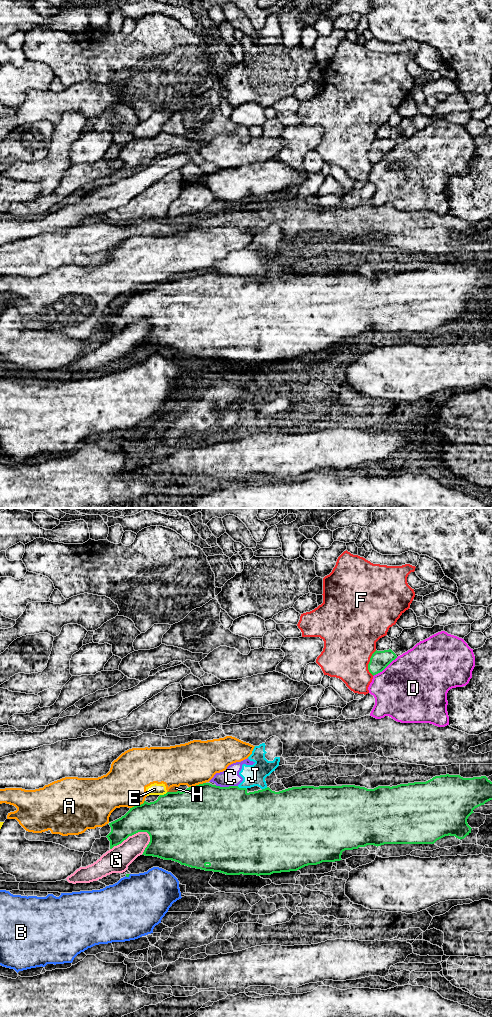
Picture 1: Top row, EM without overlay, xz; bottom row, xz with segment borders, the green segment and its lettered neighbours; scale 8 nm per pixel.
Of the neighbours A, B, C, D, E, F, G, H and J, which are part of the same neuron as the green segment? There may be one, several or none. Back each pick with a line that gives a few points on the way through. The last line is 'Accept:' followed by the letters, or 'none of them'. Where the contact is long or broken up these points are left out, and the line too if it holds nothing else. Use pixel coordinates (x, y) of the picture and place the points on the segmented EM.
Accept: none of them

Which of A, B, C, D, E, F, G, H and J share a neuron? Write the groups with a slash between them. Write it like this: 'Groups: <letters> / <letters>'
Groups: A E / B / C G H J / D / F

